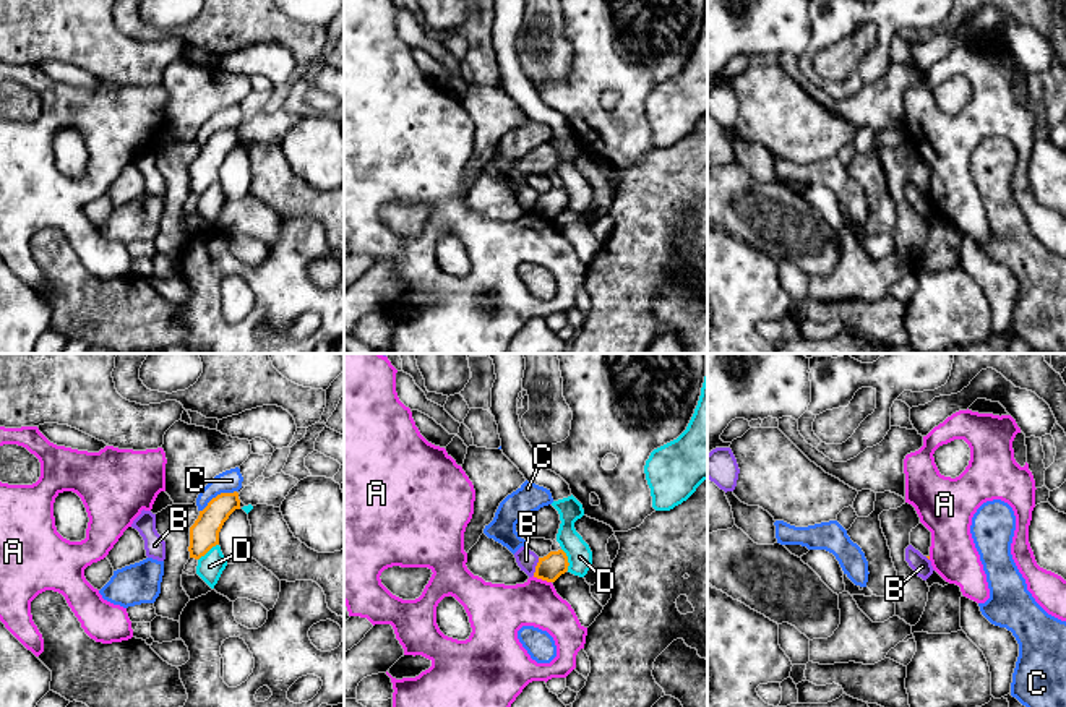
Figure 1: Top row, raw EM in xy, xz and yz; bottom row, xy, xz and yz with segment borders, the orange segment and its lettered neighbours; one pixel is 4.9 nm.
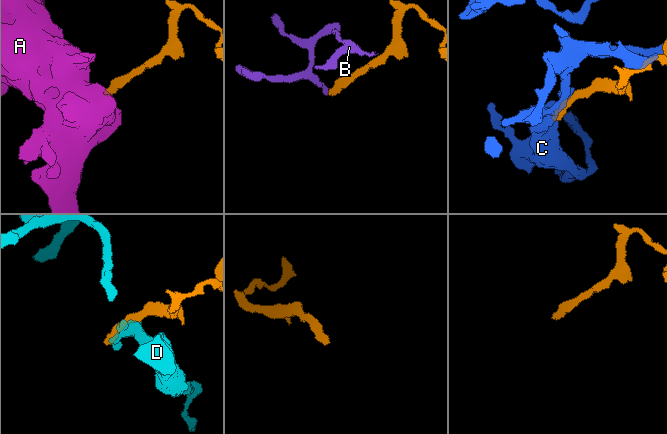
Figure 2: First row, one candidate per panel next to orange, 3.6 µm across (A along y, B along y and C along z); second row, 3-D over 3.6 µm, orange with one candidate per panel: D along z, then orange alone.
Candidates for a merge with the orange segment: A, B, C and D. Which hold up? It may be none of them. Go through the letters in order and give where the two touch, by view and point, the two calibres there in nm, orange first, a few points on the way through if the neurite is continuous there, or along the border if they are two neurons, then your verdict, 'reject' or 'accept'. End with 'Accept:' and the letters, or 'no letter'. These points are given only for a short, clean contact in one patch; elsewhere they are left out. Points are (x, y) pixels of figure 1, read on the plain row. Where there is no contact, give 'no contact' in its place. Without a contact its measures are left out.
A: xz (542, 216) | 130/240 nm | along xz (532, 213), (550, 219) | reject
B: xz (536, 203) | 130/100 nm | along xz (539, 195), (532, 211) | reject
C: xy (218, 132) | 140/110 nm | reject
D: xz (567, 197) | 130/130 nm | reject
Accept: no letter

